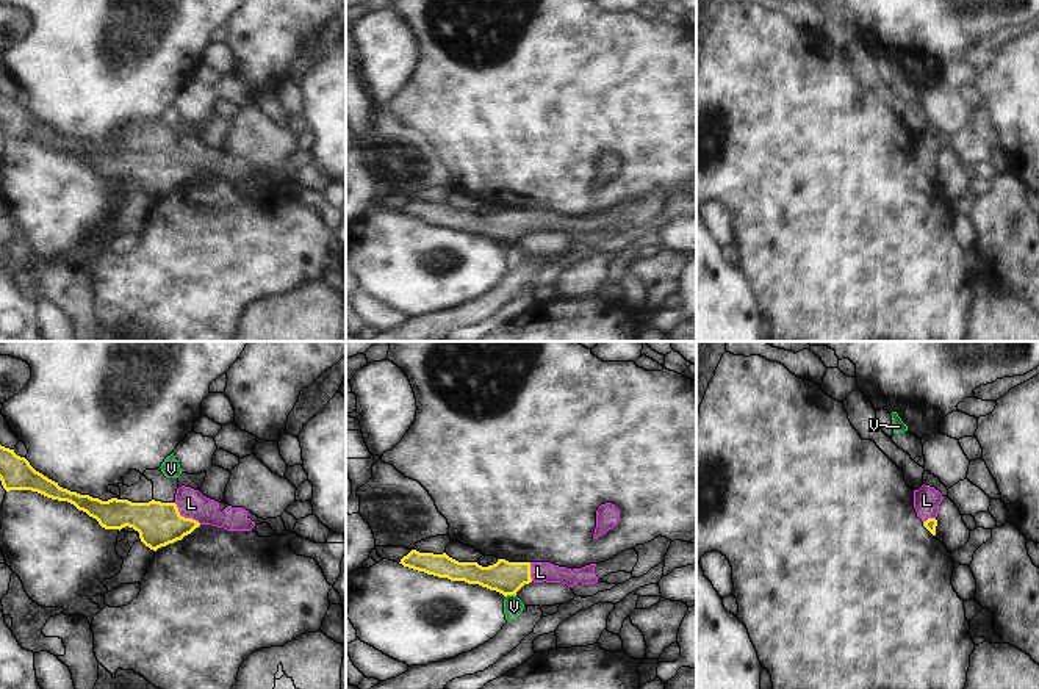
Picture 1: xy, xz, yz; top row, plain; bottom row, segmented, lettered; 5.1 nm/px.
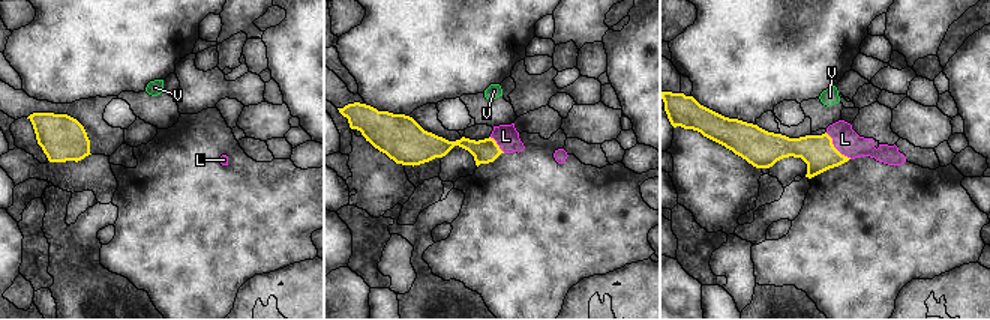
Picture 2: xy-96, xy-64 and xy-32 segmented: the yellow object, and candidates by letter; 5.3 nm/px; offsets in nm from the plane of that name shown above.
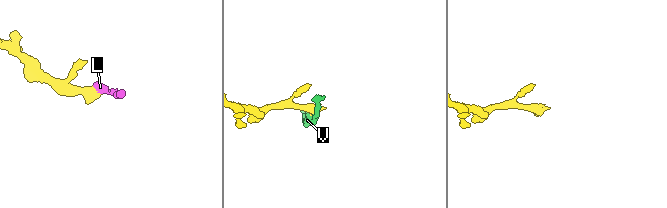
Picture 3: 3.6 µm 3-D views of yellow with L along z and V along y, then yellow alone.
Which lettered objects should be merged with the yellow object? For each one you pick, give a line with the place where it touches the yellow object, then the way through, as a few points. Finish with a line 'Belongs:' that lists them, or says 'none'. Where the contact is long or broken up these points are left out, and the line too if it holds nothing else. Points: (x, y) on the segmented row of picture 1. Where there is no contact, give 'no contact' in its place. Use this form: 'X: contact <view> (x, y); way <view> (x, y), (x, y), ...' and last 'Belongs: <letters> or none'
L: contact xy (183, 517); way xy (158, 523), (183, 517), (191, 509), (191, 503)
Belongs: L

